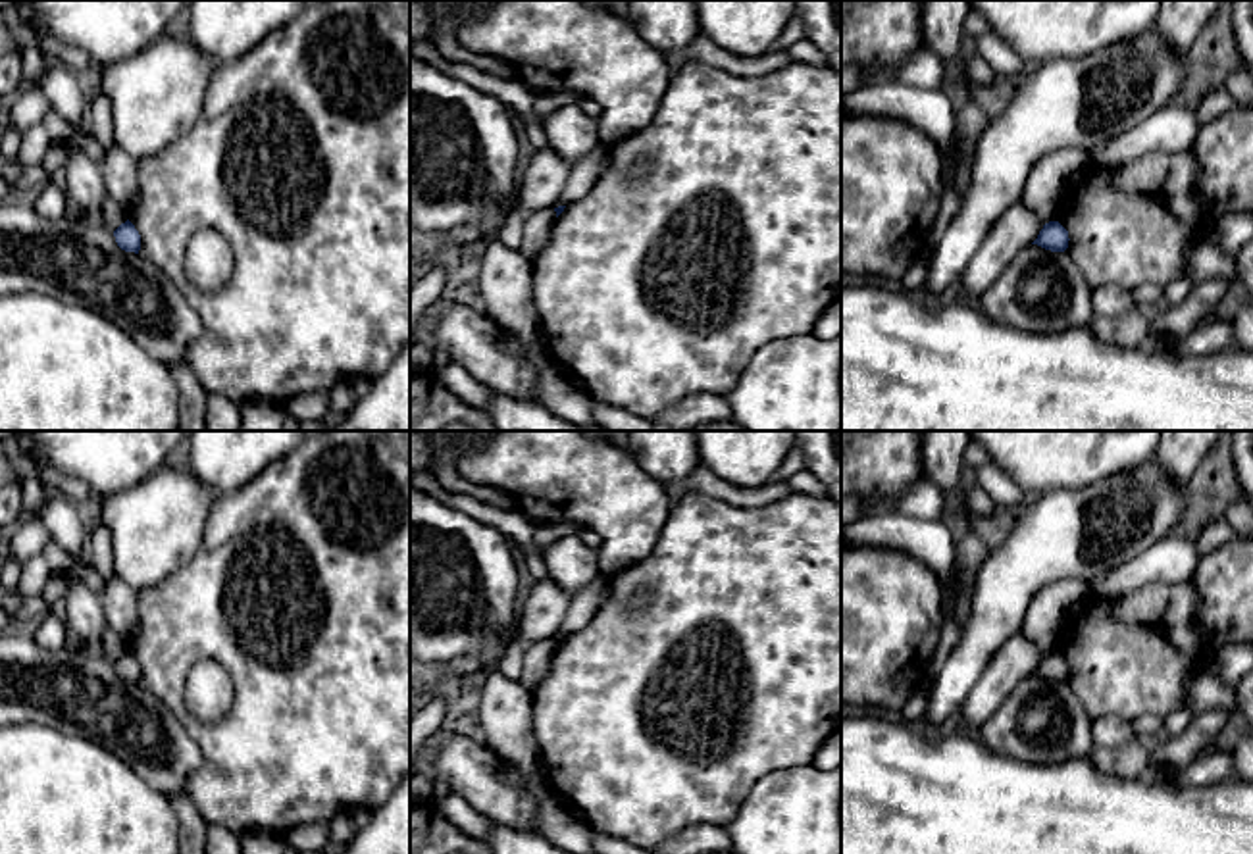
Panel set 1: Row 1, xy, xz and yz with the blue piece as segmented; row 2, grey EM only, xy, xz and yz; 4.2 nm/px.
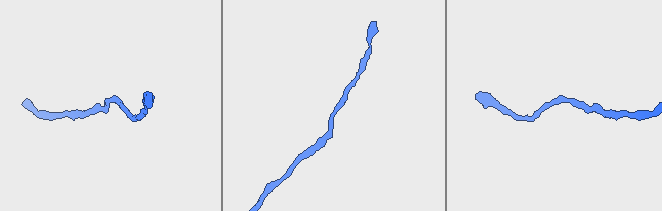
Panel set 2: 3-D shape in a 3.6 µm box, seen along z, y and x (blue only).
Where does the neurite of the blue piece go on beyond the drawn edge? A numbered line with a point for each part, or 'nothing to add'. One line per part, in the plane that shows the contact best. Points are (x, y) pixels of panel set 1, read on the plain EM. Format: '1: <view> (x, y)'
nothing to add

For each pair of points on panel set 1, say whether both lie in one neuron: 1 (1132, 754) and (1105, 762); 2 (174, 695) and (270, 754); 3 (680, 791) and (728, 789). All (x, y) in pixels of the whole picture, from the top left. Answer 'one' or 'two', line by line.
1: one
2: one
3: one

